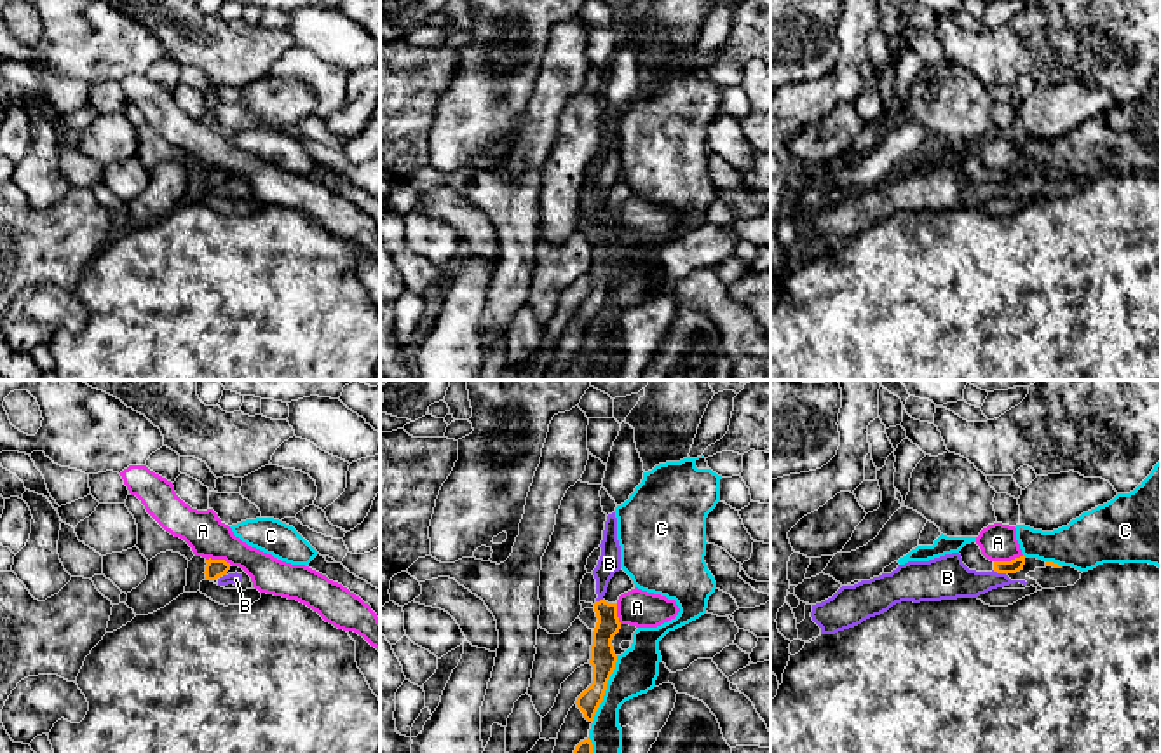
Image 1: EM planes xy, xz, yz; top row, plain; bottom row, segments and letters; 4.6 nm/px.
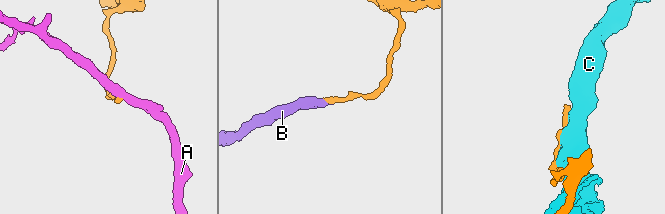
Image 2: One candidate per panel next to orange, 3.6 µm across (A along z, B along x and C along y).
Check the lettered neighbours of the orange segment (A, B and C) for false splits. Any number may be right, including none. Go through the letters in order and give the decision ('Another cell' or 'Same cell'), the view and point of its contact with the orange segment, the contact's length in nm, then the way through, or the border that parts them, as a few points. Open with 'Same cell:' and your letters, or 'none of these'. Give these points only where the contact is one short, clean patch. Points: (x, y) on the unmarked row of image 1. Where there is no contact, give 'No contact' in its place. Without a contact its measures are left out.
Same cell: none of these
A: Another cell. Touches orange at yz (1008, 171). Shared border 140 nm. Boundary: yz (1022, 164), (994, 171)
B: Another cell. Touches orange at yz (999, 182). Shared border 70 nm
C: Another cell. Touches orange at xz (605, 298). Shared border 320 nm

